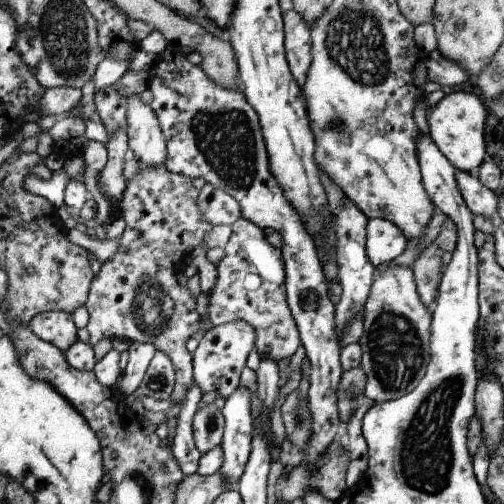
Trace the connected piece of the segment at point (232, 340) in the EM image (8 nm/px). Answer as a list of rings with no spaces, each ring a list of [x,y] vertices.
[[[236,321],[214,327],[206,332],[199,347],[194,352],[195,381],[202,387],[204,392],[217,392],[217,396],[227,400],[241,388],[241,378],[248,356],[257,346],[258,333],[249,322]]]

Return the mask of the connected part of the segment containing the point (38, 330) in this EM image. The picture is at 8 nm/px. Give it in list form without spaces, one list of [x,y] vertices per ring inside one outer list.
[[[46,311],[34,318],[30,328],[45,341],[59,346],[67,353],[80,338],[79,326],[75,321],[75,313],[66,311]]]

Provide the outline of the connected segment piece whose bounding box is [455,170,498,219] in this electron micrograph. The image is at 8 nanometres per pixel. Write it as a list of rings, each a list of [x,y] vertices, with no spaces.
[[[457,170],[456,182],[460,194],[464,197],[466,206],[474,215],[482,214],[491,219],[497,212],[495,191],[486,188],[475,173]]]

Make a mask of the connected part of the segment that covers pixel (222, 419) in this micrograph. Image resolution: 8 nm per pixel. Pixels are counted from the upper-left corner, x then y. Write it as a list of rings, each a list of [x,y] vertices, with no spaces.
[[[212,404],[197,412],[195,416],[195,437],[198,448],[207,455],[224,442],[227,429],[225,411]]]

